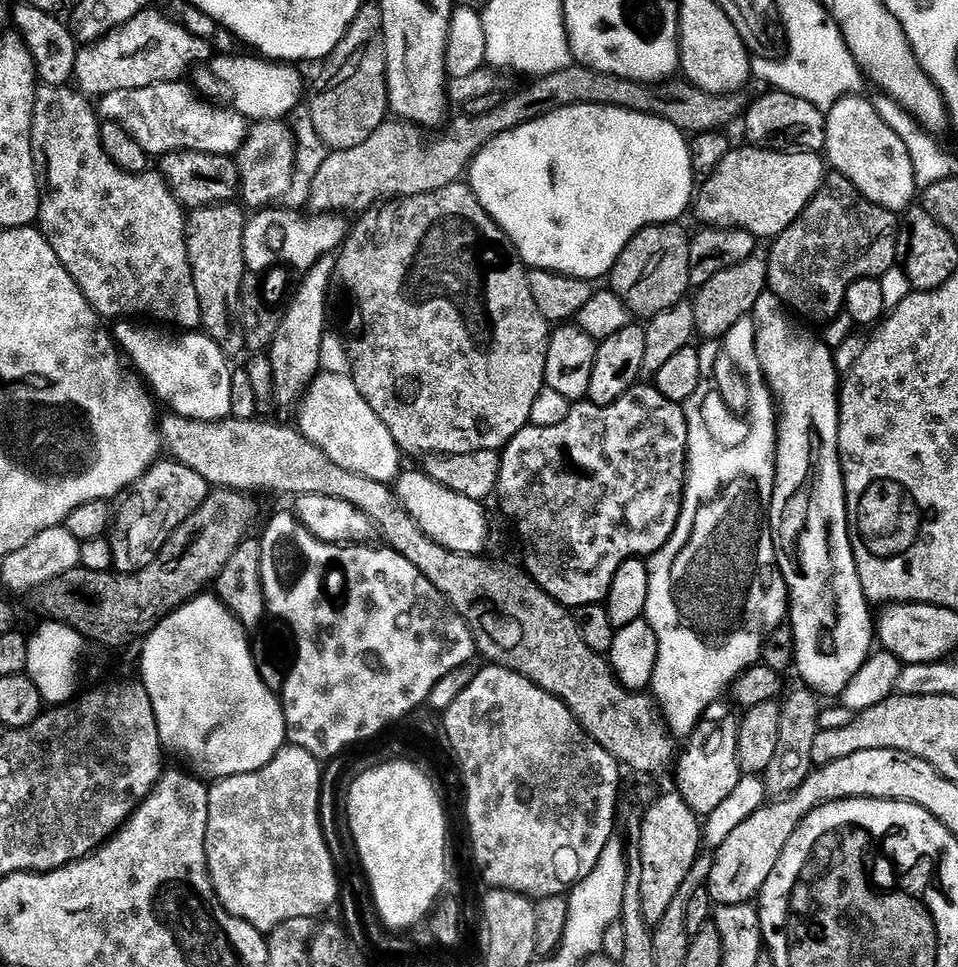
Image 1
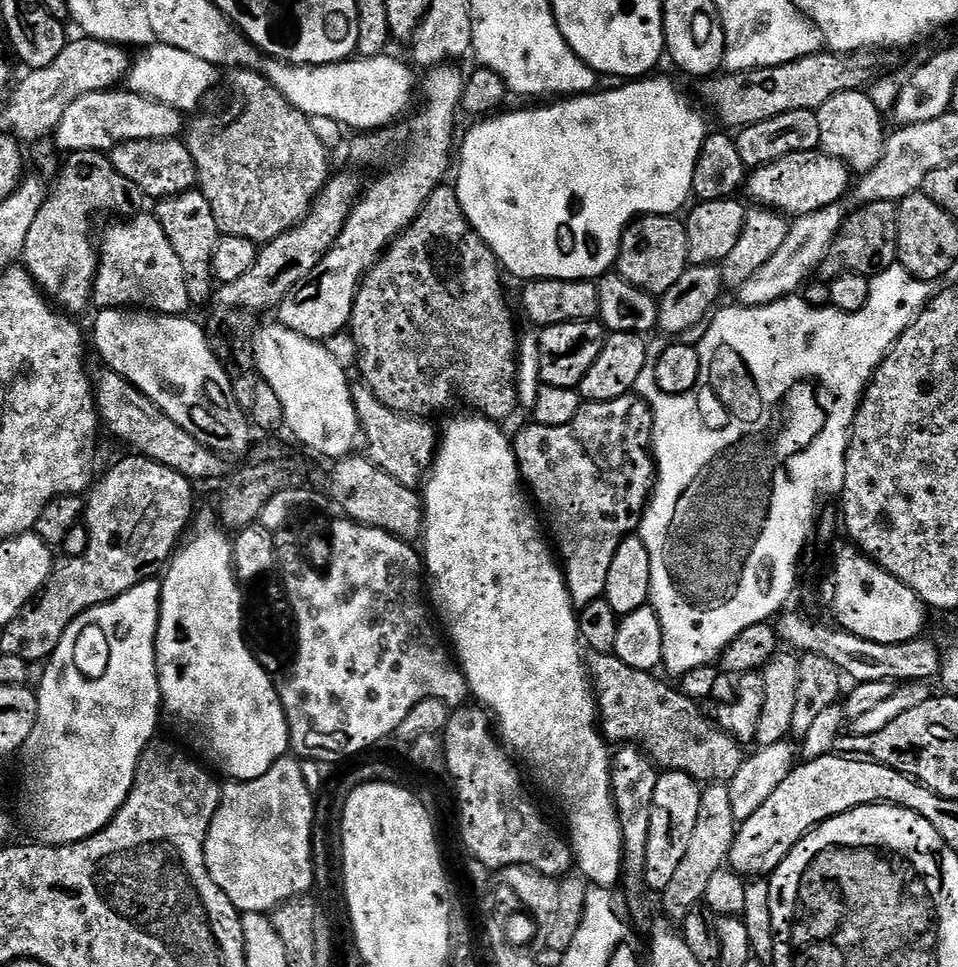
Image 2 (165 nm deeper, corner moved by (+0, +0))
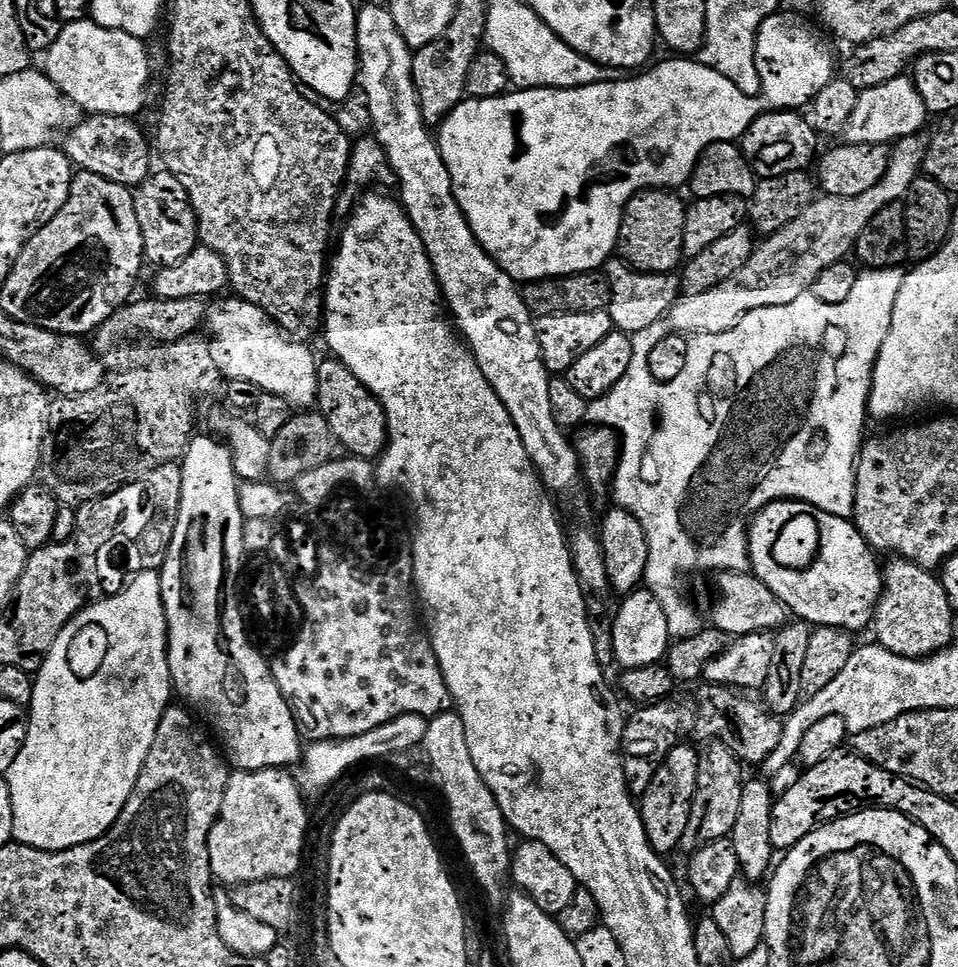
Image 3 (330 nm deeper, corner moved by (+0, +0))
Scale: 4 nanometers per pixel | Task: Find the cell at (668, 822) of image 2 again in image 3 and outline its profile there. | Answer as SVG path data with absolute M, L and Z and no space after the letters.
M688 742L677 744L666 754L646 794L639 797L638 807L646 830L646 838L653 850L665 858L671 857L671 852L680 848L682 838L686 834L686 826L690 822L690 806L694 802L698 786L699 765L700 752L697 749L692 749Z

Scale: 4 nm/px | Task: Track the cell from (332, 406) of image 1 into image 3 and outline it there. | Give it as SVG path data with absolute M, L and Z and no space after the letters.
M239 298L224 300L221 304L211 305L206 316L206 332L210 337L214 362L220 370L220 375L225 381L241 380L254 382L265 393L278 394L292 404L293 409L308 410L317 403L316 391L318 390L318 356L308 349L307 343L289 338L273 321L267 319L264 311L258 306Z

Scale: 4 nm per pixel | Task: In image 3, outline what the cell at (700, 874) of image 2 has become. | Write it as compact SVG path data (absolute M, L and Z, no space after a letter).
M712 742L705 748L708 749L700 752L698 786L694 802L690 806L690 822L680 843L680 848L684 850L695 850L715 840L731 837L742 803L743 786L746 781L745 765L741 764L740 759L725 744Z

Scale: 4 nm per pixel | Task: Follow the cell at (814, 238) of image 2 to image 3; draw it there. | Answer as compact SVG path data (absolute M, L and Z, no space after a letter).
M915 135L895 141L890 166L886 174L882 174L882 182L866 190L866 194L858 194L854 198L821 195L783 230L767 237L753 252L750 262L738 270L738 274L733 274L726 278L726 282L710 290L681 295L676 305L668 311L666 324L672 327L669 329L689 338L722 334L738 326L748 312L770 306L786 306L786 302L794 302L805 295L826 266L834 266L834 262L845 259L855 249L862 230L866 230L878 210L901 203L907 197L912 183L924 167L926 144L920 139L919 135Z

